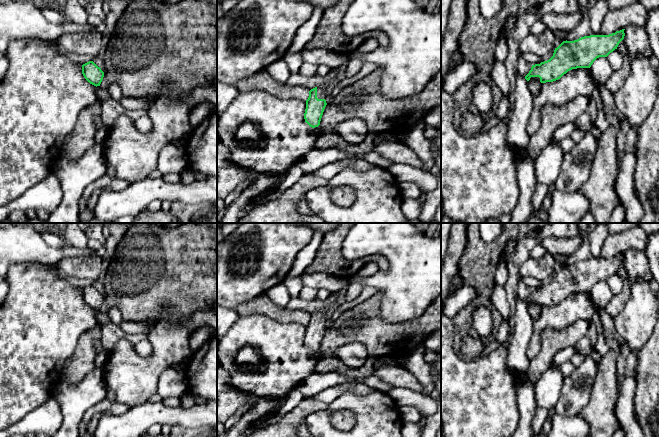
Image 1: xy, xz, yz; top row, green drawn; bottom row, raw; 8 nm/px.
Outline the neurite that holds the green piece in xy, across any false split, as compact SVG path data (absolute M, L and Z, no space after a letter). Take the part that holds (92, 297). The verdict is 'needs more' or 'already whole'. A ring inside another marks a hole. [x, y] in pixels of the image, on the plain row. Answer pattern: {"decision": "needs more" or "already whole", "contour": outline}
{"decision": "already whole", "contour": "M89 285L82 289L82 298L84 302L94 310L100 310L104 296L93 285Z"}

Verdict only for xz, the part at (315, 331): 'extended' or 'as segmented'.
extended

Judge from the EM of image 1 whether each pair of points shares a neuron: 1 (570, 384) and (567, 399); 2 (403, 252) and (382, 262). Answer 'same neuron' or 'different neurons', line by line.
1: same neuron
2: different neurons

